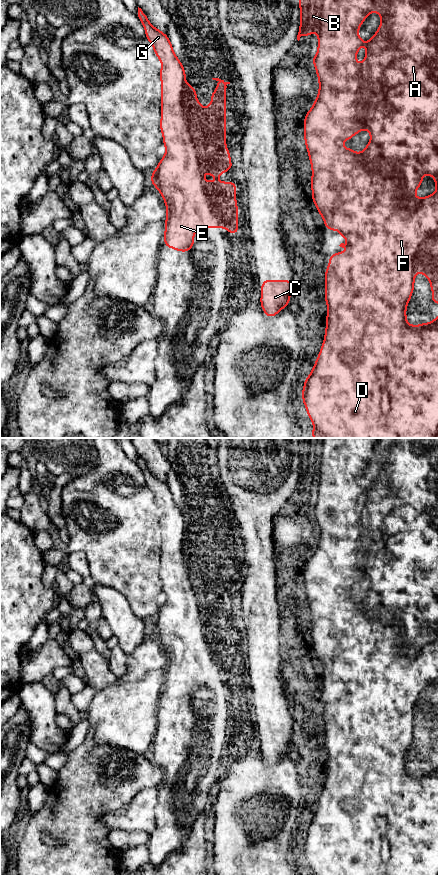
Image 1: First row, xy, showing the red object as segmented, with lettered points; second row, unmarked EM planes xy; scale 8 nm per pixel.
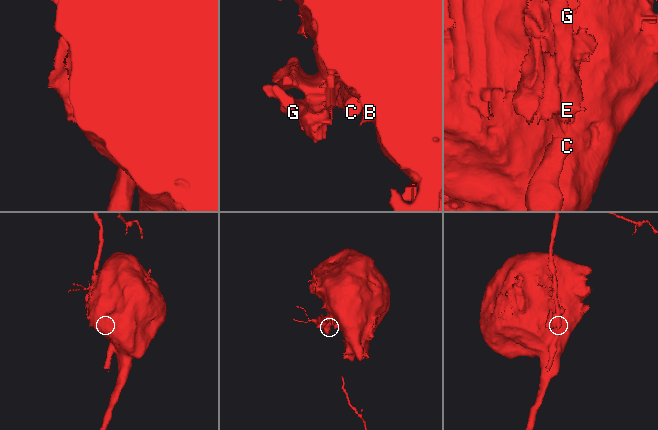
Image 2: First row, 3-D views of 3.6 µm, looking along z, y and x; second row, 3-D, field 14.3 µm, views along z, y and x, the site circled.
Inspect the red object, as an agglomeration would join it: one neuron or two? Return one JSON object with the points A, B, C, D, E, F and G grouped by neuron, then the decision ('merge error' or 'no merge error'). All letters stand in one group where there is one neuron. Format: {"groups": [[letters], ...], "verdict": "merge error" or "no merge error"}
{"groups": [["A", "B", "C", "D", "E", "F"], ["G"]], "verdict": "merge error"}

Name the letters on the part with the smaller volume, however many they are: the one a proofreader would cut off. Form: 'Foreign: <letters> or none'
Foreign: G

